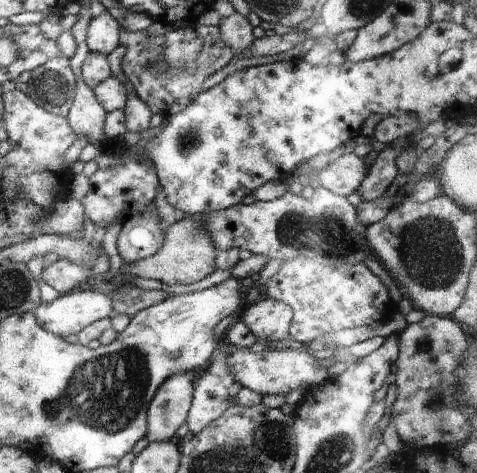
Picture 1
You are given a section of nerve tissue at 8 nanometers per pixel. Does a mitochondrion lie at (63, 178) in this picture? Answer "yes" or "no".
no

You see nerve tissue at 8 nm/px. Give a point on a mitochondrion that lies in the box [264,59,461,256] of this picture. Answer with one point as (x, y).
(294, 229)

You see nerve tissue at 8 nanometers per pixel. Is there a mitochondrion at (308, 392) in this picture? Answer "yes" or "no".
no

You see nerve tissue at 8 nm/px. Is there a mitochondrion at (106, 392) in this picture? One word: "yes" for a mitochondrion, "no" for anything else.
yes

